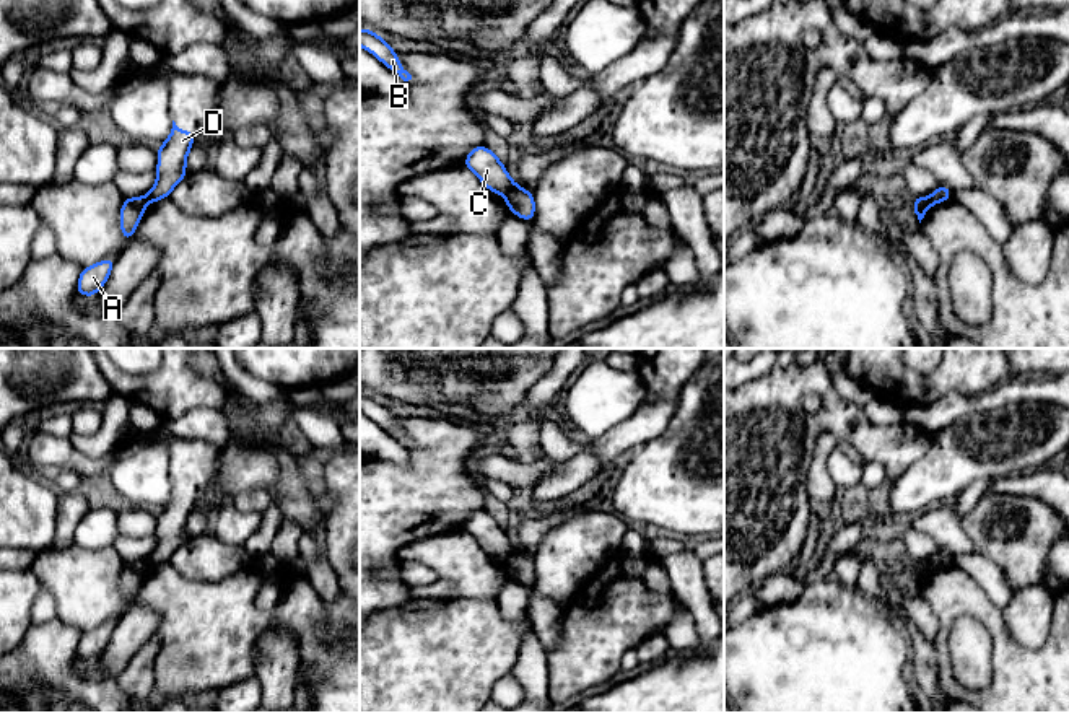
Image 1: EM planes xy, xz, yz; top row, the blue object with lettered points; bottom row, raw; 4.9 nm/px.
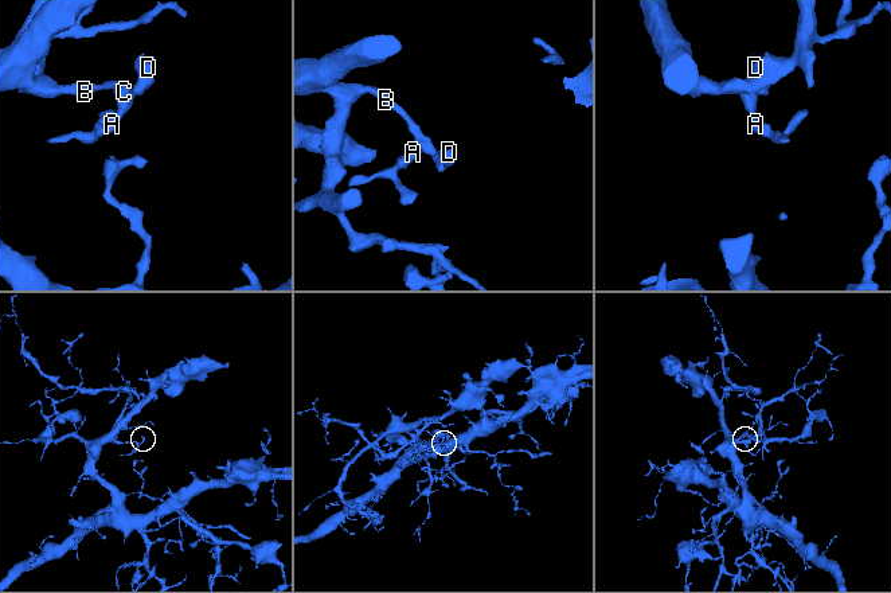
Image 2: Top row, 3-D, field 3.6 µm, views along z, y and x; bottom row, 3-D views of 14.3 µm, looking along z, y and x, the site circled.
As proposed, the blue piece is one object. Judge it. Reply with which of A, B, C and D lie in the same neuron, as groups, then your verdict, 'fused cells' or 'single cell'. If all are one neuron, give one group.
groups A B C / D; fused cells

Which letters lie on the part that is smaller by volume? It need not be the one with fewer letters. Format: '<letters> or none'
D

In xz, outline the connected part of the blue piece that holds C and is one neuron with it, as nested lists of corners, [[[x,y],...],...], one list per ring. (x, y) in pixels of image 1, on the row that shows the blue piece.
[[[483,143],[472,148],[462,164],[493,194],[504,195],[516,186],[501,160]]]

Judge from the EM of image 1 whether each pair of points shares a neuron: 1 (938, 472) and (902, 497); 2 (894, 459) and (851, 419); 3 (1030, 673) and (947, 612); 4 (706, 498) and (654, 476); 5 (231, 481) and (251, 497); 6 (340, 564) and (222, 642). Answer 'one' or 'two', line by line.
1: one
2: one
3: one
4: one
5: two
6: two

